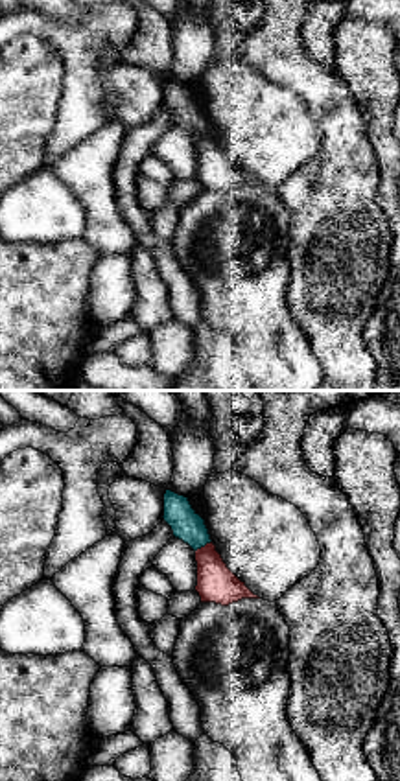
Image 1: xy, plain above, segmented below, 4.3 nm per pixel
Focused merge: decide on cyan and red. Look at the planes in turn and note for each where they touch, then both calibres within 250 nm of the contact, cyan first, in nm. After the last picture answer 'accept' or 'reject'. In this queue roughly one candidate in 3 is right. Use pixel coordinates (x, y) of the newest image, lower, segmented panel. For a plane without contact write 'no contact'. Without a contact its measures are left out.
contact (203, 546); calibres 140 and 170 nm

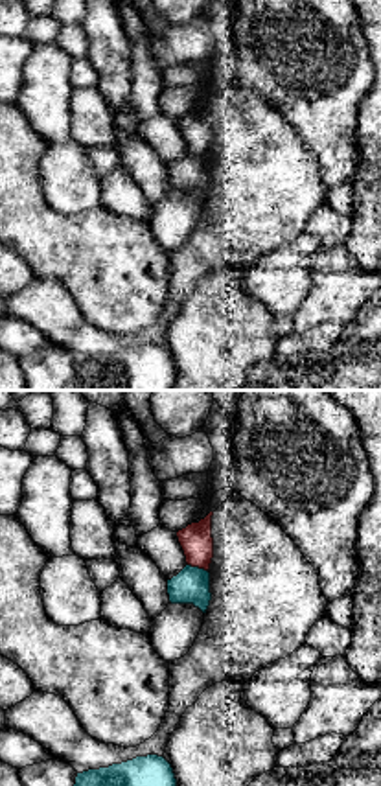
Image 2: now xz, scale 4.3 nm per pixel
contact (197, 567); calibres 160 and 140 nm

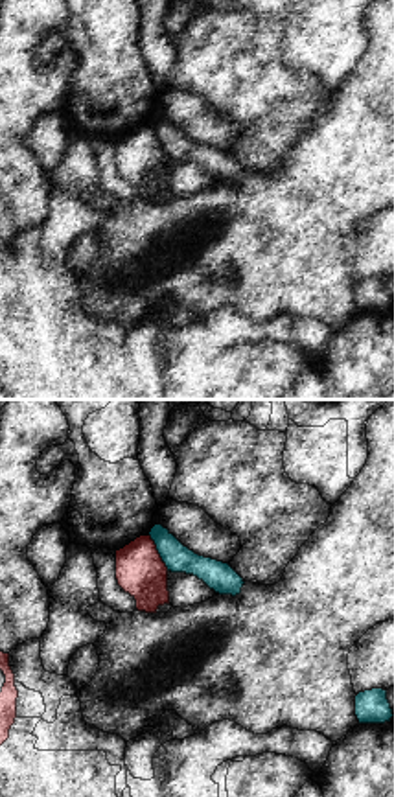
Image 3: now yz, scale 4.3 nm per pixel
contact (159, 553); calibres 120 and 220 nm

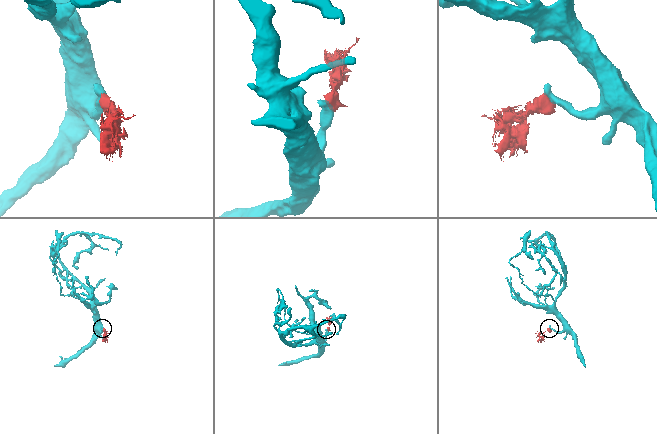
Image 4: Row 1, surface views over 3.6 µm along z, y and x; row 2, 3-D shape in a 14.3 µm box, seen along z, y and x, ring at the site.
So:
reject

